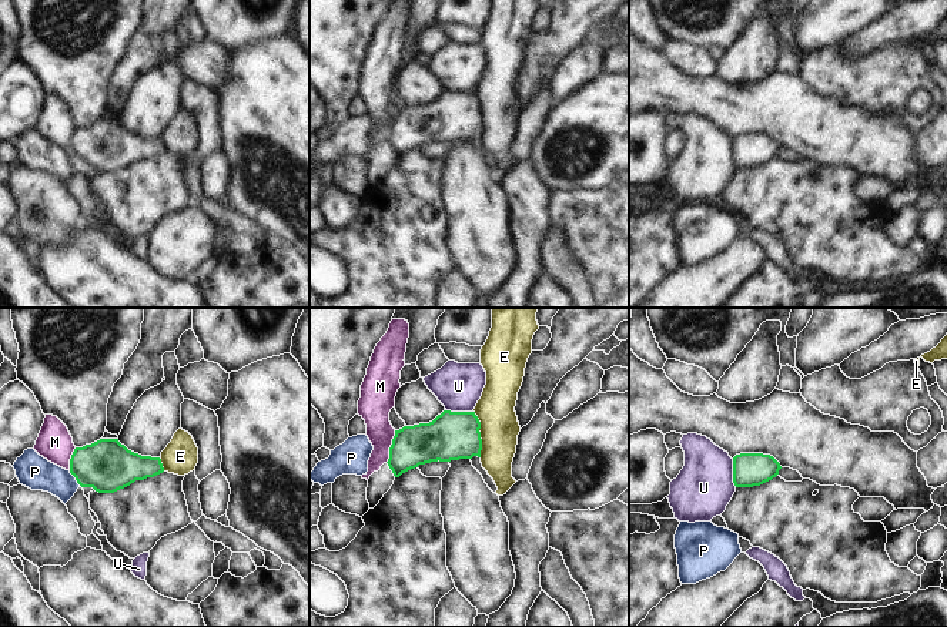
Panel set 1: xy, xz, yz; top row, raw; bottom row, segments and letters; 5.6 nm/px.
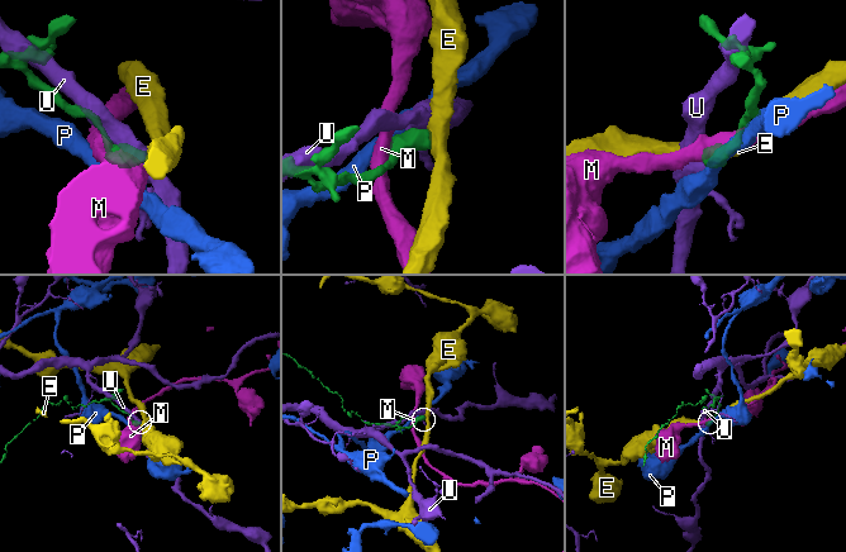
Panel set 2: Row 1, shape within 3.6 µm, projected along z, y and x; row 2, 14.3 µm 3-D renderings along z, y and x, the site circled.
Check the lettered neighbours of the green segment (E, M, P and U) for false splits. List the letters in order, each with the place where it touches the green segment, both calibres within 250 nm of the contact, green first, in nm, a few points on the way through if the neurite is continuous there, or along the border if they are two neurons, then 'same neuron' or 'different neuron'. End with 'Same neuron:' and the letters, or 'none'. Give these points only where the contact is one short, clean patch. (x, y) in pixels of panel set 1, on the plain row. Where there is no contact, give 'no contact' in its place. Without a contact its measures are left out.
E: xz (479, 114) | 280/220 nm | along xz (474, 91), (479, 103), (481, 137) | different neuron
M: xz (391, 127) | 220/180 nm | different neuron
P: xy (76, 160) | 300/190 nm | along xy (69, 151), (82, 167) | different neuron
U: yz (733, 154) | 190/320 nm | different neuron
Same neuron: none

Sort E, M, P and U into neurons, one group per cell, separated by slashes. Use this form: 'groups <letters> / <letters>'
groups E / M / P / U

